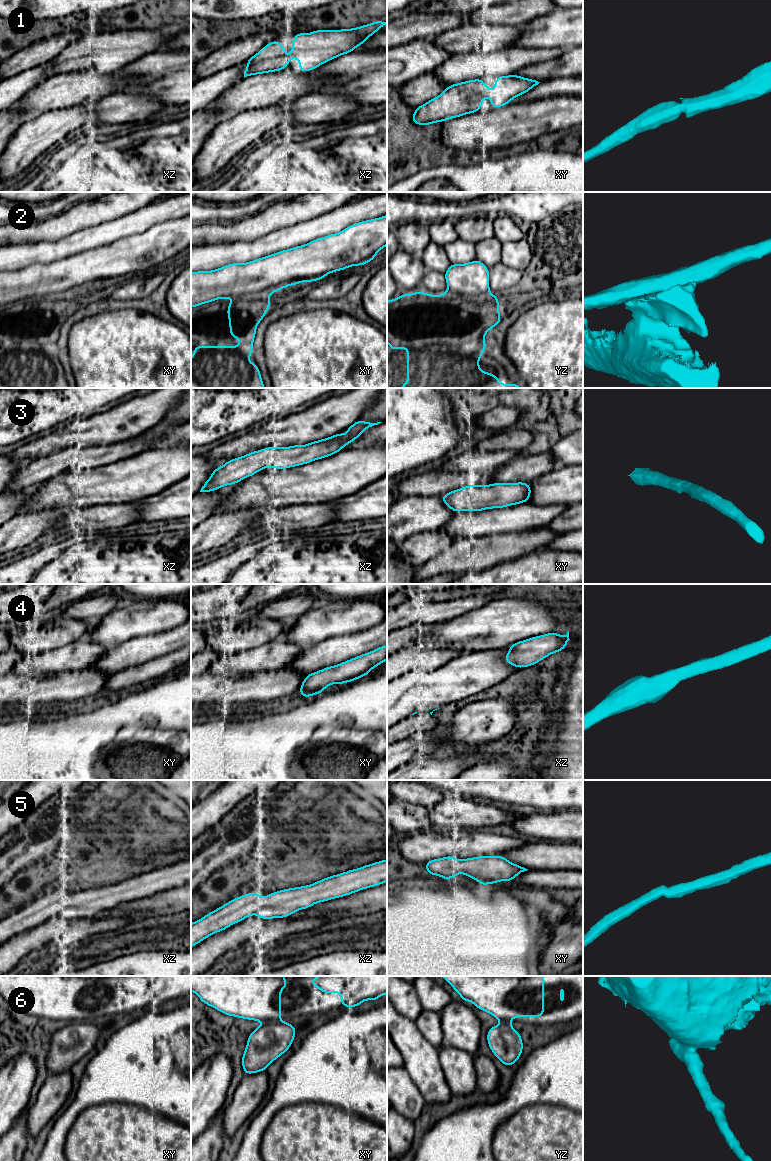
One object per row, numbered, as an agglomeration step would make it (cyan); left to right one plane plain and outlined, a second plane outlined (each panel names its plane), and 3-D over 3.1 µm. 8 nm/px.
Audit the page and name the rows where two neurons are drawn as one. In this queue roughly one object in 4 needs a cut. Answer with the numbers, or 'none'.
2, 6

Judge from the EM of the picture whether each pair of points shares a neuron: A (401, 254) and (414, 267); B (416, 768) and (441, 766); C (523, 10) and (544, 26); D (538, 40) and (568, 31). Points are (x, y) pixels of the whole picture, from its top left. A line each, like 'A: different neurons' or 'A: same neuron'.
A: same neuron
B: same neuron
C: different neurons
D: same neuron

